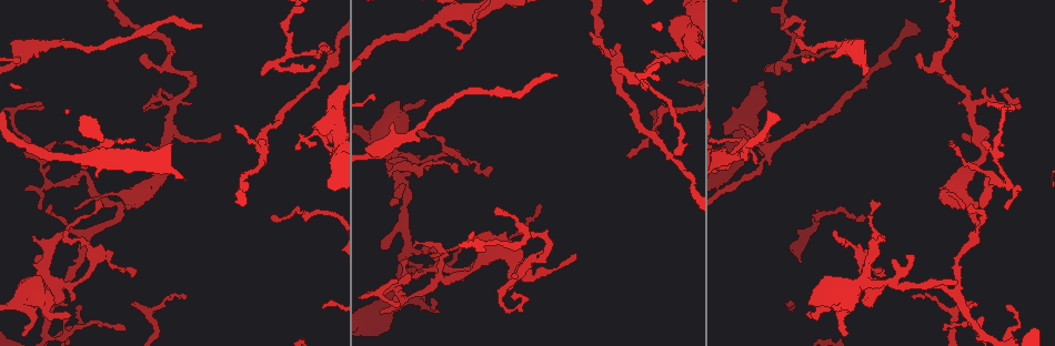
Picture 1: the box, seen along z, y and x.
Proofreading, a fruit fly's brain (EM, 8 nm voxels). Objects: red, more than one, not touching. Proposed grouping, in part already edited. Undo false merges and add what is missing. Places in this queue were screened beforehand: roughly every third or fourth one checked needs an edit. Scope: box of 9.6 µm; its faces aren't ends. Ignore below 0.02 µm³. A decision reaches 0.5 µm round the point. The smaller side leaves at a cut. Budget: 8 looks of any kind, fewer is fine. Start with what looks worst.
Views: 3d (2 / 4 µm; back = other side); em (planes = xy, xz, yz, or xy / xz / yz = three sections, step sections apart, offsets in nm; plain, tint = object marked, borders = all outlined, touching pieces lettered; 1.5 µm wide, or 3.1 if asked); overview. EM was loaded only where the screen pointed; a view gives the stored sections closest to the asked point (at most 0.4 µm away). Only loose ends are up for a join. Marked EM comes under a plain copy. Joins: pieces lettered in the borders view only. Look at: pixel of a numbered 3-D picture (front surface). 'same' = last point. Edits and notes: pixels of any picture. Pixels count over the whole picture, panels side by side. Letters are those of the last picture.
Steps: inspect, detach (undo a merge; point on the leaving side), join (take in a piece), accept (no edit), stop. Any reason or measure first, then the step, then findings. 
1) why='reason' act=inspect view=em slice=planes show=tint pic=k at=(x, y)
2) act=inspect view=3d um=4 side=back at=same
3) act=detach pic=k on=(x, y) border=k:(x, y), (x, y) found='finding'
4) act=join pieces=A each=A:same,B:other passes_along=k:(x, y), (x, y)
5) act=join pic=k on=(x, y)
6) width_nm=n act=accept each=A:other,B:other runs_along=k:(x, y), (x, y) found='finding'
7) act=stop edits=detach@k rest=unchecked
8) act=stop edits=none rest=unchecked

why='tapers out' act=inspect view=3d um=4 side=back pic=1 at=(971, 299)

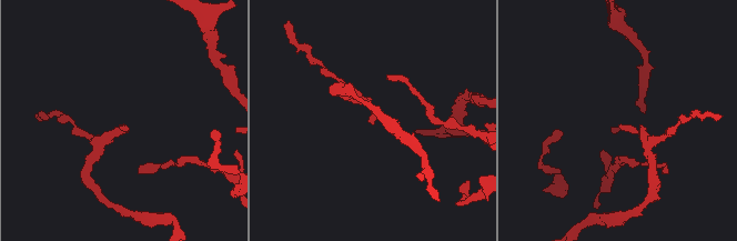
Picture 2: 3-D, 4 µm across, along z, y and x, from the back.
why='now the EM' act=inspect view=em slice=planes show=borders pic=2 at=(125, 125)

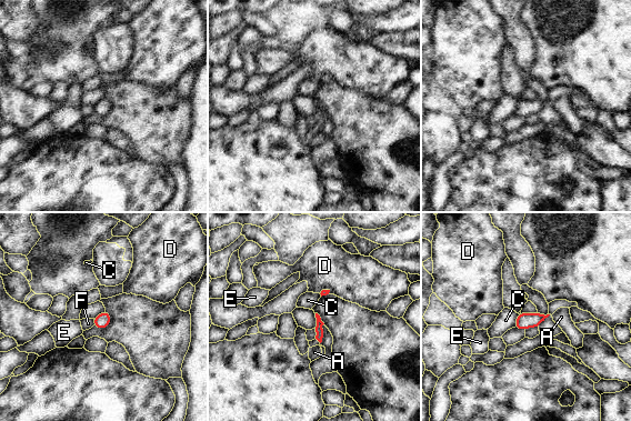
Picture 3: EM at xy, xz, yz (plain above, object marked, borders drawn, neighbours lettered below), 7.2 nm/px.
act=accept each=A:other,C:other,D:other,E:other,F:other border=3:(518, 313), (517, 321), (512, 327) found='no lettered piece goes on from it'

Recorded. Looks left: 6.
why='an open end' act=inspect view=3d um=4 pic=1 at=(762, 155)

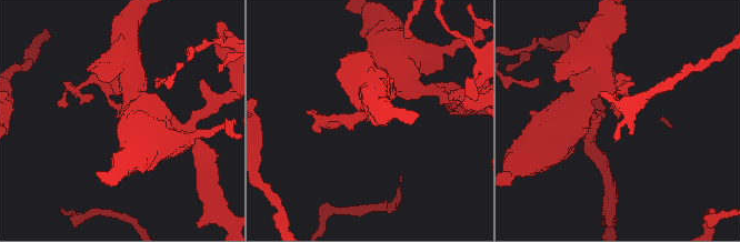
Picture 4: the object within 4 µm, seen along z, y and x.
why='shape alone is not enough' act=inspect view=em slice=planes show=borders pic=4 at=(617, 117)

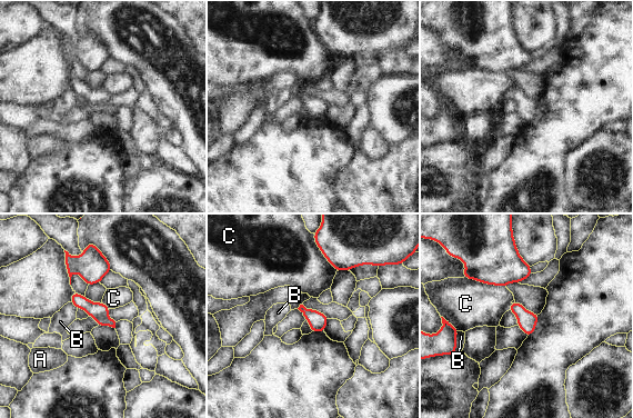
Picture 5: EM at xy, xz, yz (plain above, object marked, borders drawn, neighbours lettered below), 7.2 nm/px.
act=accept each=A:other,B:other,C:other border=5:(472, 278), (485, 284), (505, 287) found='none of them fits'

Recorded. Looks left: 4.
why='thick turns thin' act=inspect view=em slice=yz step=8 show=tint pic=1 at=(83, 160)

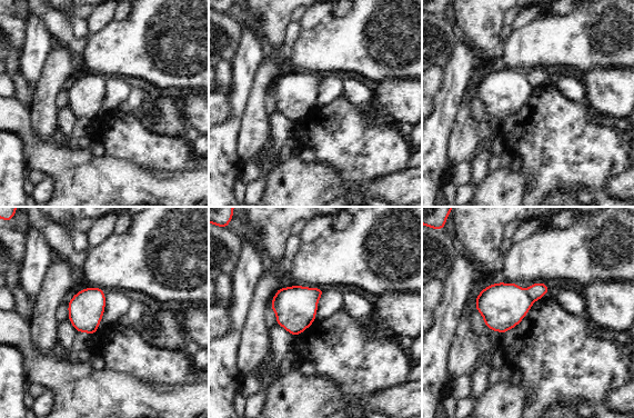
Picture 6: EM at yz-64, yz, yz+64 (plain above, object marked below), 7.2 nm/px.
act=inspect view=em slice=xz step=8 show=borders at=same

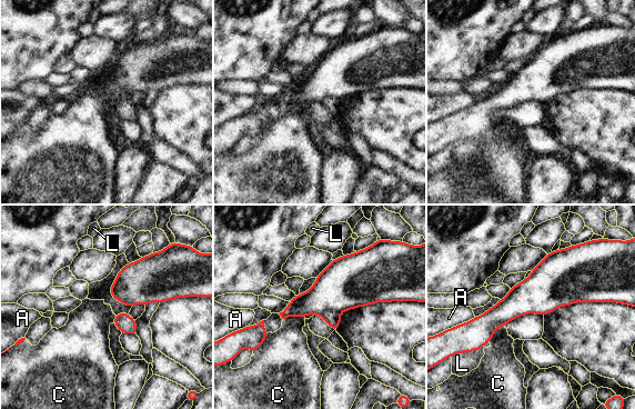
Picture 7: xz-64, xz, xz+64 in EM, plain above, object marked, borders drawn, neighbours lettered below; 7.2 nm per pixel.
width_nm=280 longest_contact=C:160nm act=detach pic=7 on=(332, 318) each=A:other,C:other,L:other found='a second cell is stuck on'

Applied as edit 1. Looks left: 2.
act=stop edits=detach@7 rest=unchecked

